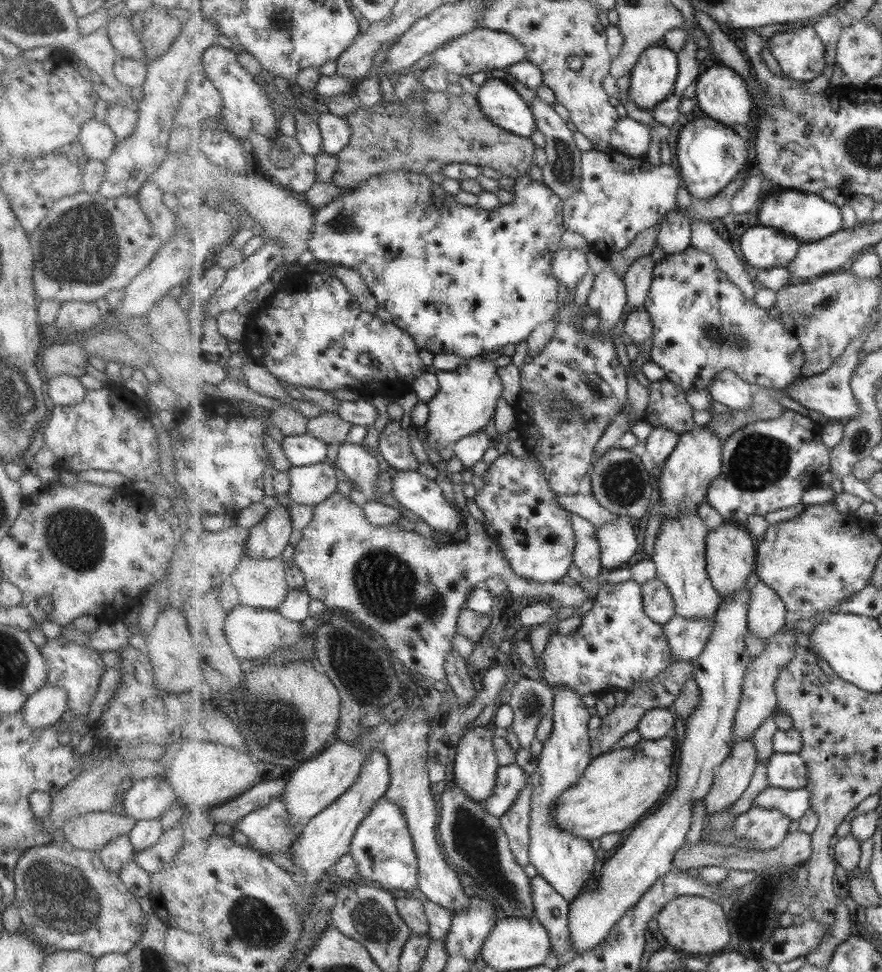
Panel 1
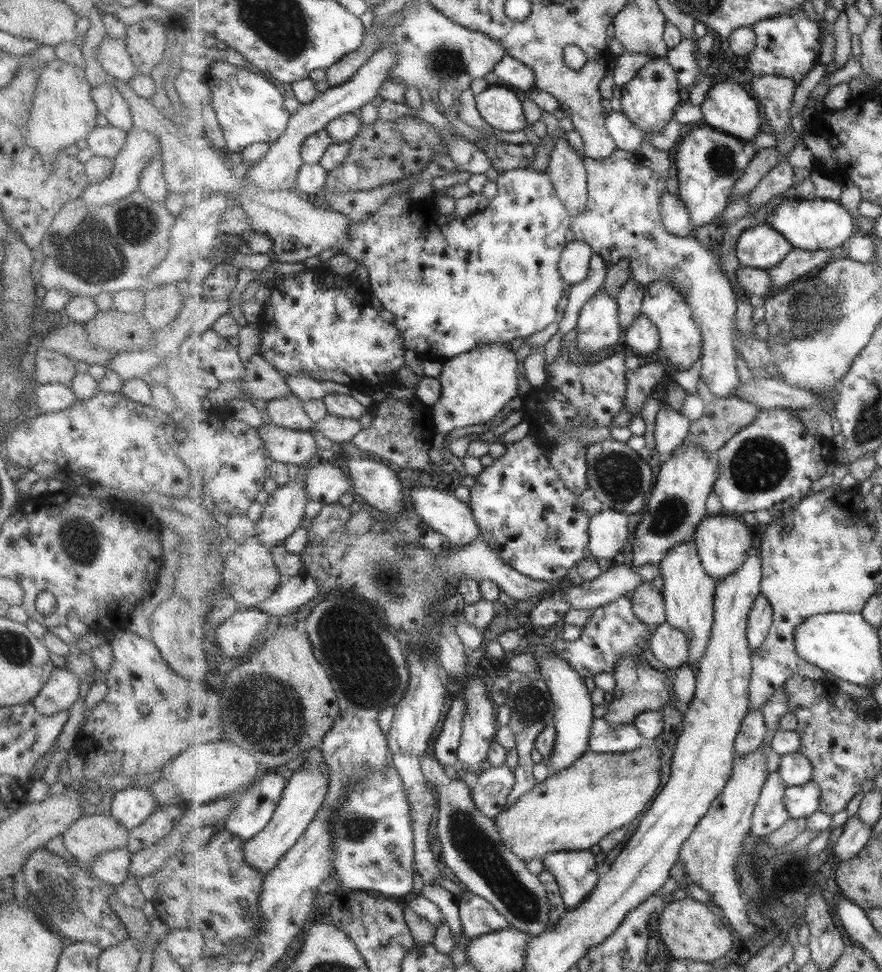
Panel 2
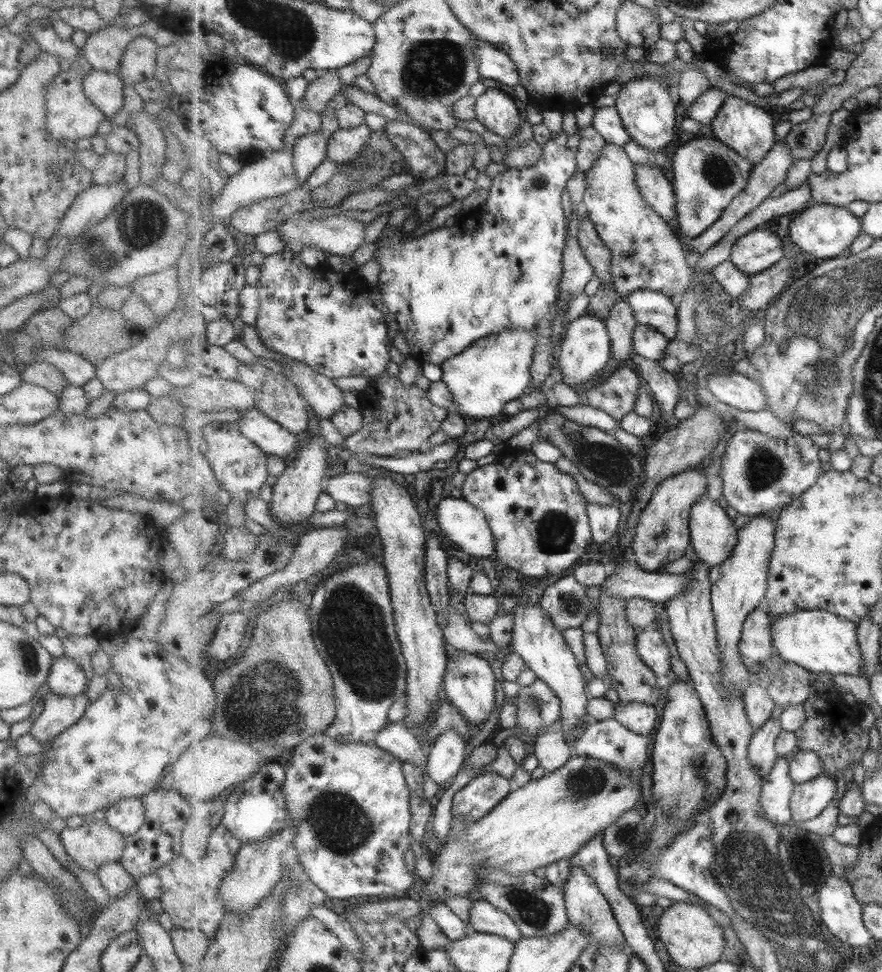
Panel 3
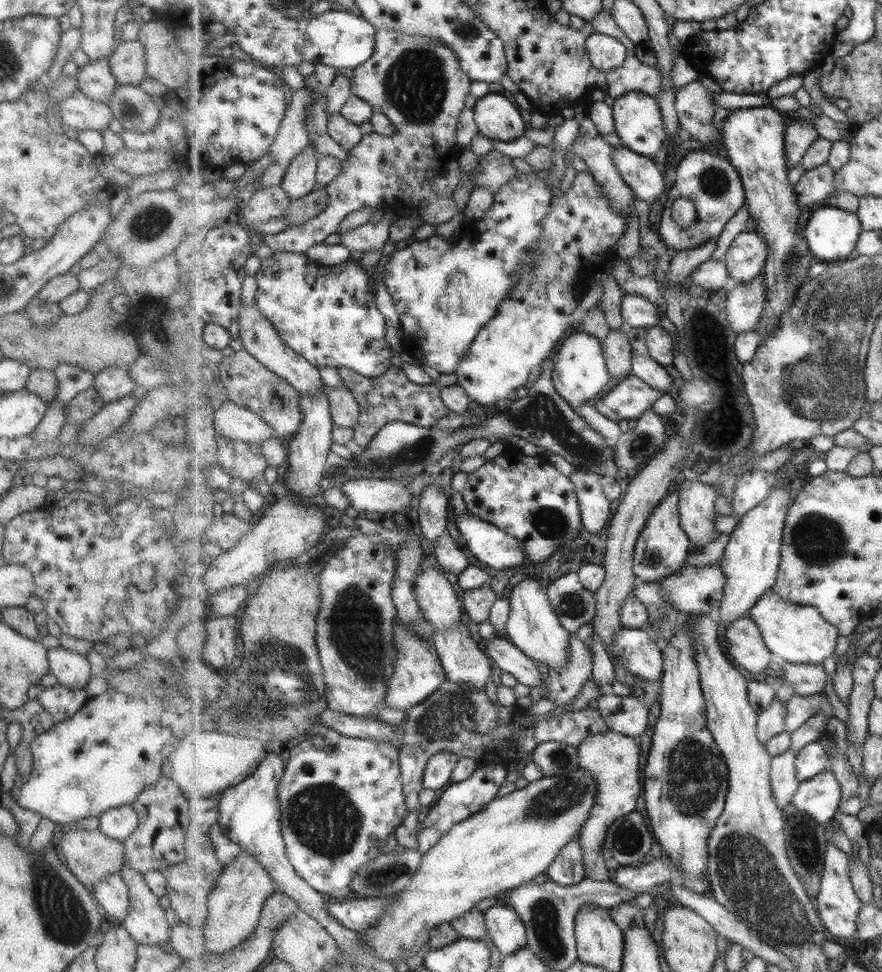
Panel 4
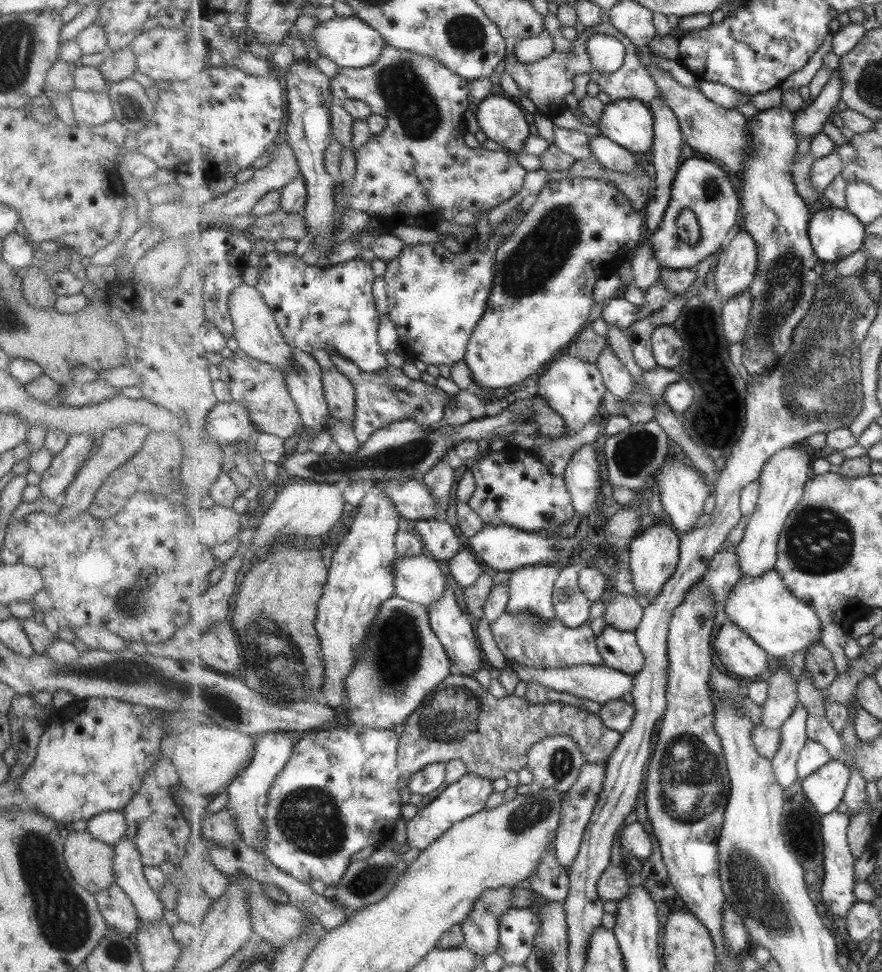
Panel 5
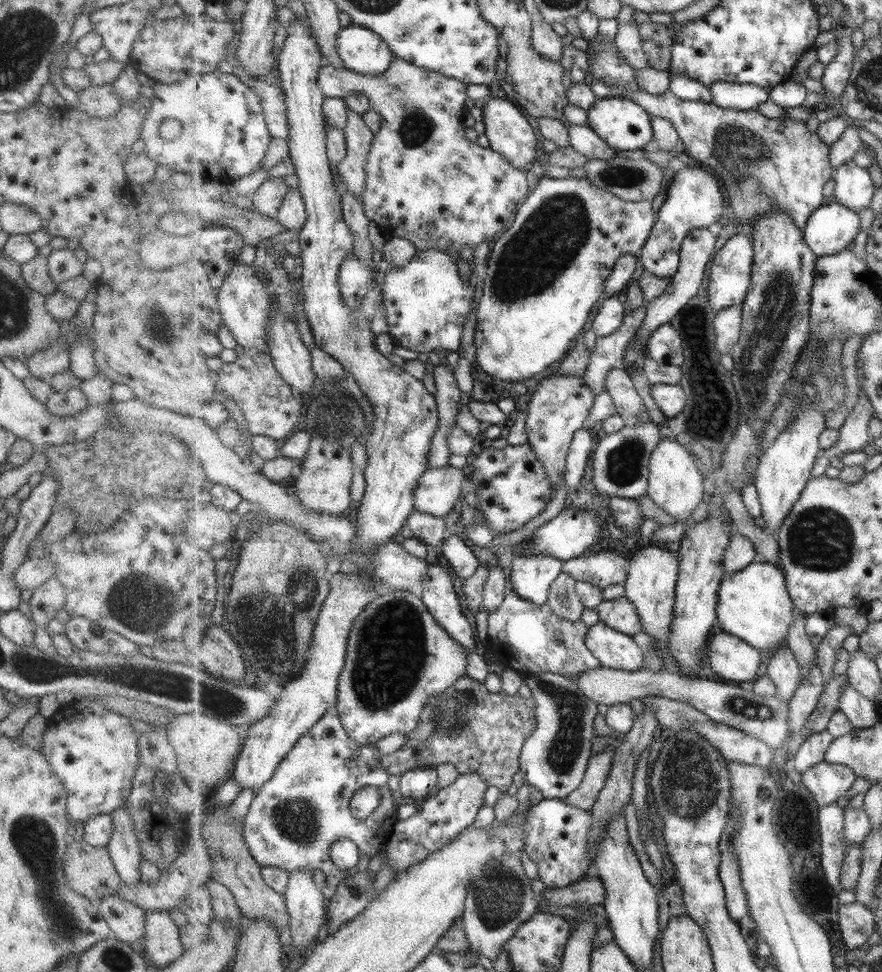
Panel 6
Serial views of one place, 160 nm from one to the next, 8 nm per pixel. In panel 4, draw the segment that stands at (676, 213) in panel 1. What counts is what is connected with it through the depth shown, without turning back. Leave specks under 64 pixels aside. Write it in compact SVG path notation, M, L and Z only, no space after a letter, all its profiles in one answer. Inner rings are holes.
M623 146L613 152L613 161L623 180L634 190L635 196L648 204L657 202L665 194L665 176L654 160Z

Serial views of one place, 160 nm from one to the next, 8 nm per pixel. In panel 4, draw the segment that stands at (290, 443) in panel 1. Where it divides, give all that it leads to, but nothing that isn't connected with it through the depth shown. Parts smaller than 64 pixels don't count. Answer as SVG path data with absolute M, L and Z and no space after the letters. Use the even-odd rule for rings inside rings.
M226 402L213 415L218 434L239 442L262 444L264 440L278 437L275 429L246 406Z

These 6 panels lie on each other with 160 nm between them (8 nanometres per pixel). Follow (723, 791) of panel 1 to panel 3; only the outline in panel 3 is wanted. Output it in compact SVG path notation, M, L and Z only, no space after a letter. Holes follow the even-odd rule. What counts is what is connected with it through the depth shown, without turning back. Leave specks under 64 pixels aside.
M755 679L751 680L745 690L745 710L755 730L763 727L773 716L775 702L771 697L769 689L761 686L761 683Z

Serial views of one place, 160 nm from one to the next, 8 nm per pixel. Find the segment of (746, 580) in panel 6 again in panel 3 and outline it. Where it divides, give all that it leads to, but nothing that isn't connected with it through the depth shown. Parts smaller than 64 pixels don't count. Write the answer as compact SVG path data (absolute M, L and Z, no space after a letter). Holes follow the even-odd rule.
M799 610L772 618L774 646L787 662L794 662L813 674L862 674L863 655L859 647L859 630L850 620L829 610Z

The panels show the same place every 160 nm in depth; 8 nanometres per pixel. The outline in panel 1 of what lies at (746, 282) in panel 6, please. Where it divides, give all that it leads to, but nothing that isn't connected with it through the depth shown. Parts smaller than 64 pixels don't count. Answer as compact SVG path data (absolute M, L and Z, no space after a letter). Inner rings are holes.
M761 224L747 231L741 242L746 262L757 270L788 266L801 245L799 239Z

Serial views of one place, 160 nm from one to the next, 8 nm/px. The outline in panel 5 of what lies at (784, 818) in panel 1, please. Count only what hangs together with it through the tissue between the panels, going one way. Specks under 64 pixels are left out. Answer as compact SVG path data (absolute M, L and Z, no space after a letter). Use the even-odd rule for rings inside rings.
M800 704L795 714L781 728L781 746L772 760L779 784L787 790L795 784L798 775L798 760L802 748L809 741L807 723L809 714L807 708Z

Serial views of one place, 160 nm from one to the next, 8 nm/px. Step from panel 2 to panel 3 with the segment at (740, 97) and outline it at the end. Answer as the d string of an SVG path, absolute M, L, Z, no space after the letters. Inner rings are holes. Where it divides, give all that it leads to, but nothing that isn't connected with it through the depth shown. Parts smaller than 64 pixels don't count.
M729 96L725 106L719 111L717 119L711 124L715 138L723 142L743 159L747 159L751 165L757 167L773 150L776 145L775 122L771 114L767 114L765 107L757 107L755 104L745 102L741 98Z

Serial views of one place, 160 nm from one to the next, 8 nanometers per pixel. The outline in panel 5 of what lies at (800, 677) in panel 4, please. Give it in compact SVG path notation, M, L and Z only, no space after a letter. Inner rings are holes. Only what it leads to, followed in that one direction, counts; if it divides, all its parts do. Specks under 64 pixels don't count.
M822 644L811 646L806 652L805 664L814 676L814 683L826 693L839 675L833 653Z

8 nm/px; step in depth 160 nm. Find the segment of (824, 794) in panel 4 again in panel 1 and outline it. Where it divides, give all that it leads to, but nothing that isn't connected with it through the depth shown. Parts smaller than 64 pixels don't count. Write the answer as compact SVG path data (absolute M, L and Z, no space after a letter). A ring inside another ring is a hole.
M808 787L800 789L765 788L753 800L753 805L783 811L791 820L800 820L812 808L811 791Z

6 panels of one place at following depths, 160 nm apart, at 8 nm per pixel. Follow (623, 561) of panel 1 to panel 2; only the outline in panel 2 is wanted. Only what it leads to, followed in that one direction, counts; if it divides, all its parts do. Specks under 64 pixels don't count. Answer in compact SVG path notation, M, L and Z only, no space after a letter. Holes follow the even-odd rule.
M609 509L591 516L589 553L594 558L615 559L628 542L627 513Z

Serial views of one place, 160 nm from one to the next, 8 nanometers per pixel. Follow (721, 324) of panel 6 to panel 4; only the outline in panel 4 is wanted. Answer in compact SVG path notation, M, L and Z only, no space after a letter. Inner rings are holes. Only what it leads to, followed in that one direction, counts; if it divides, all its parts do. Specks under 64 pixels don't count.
M764 273L751 282L743 282L730 288L727 299L727 316L731 328L738 334L757 330L755 326L760 323L766 305L766 284Z

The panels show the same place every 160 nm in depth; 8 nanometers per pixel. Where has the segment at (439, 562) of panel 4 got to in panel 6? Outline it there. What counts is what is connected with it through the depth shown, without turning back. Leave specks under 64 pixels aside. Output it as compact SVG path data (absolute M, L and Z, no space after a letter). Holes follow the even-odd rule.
M414 511L407 520L414 537L427 547L442 546L449 534L445 528L445 518L421 511Z

